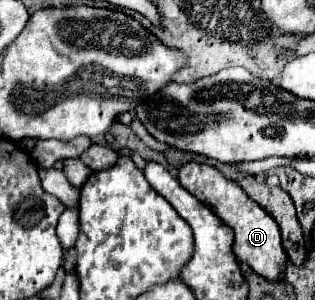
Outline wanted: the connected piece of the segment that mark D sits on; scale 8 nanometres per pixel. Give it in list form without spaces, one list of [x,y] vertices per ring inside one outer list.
[[[188,162],[180,168],[178,180],[194,198],[198,198],[202,204],[212,208],[214,214],[236,232],[234,254],[240,262],[246,262],[248,266],[252,266],[252,270],[258,276],[266,278],[268,282],[280,282],[282,280],[282,272],[284,272],[282,266],[288,262],[288,256],[282,248],[278,224],[272,220],[270,214],[266,214],[254,200],[250,200],[246,196],[246,192],[236,182],[226,180],[214,166]]]

